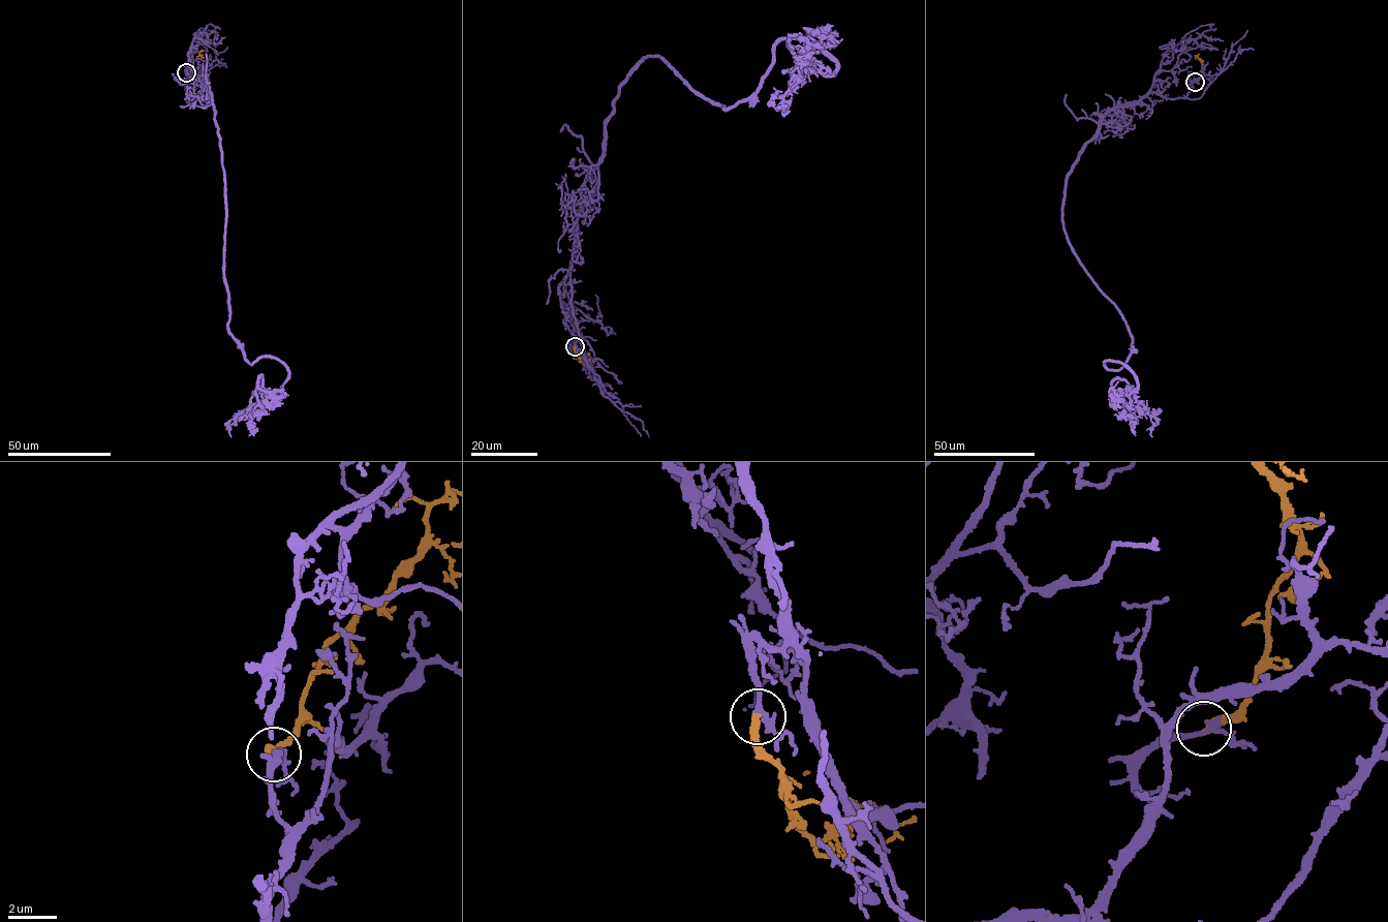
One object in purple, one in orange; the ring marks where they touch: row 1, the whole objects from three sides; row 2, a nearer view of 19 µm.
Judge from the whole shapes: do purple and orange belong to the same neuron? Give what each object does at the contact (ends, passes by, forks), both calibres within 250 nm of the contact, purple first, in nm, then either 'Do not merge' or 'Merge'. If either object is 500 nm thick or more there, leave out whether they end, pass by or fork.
At the ring purple passes by. At the ring orange ends. Thickness 190 nm (purple) against 340 nm. Merge

